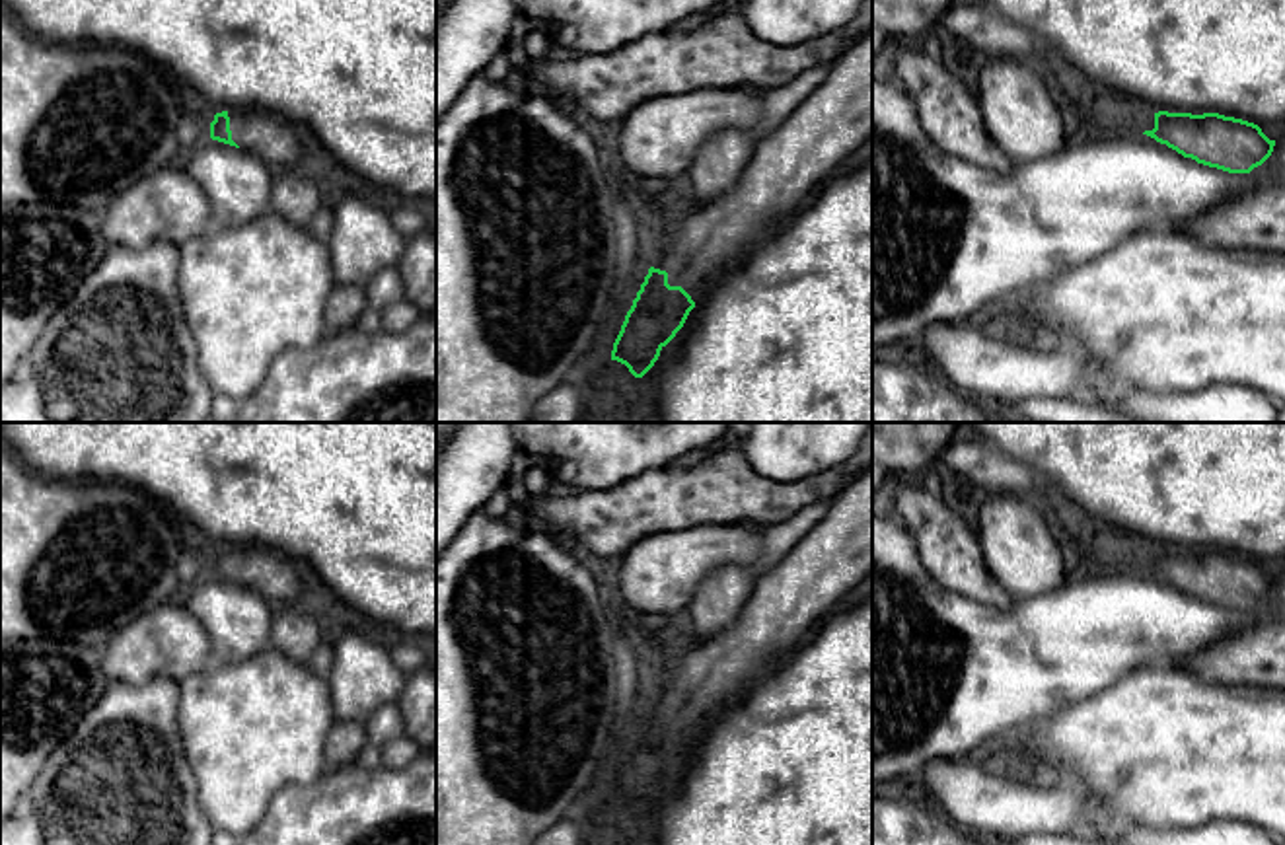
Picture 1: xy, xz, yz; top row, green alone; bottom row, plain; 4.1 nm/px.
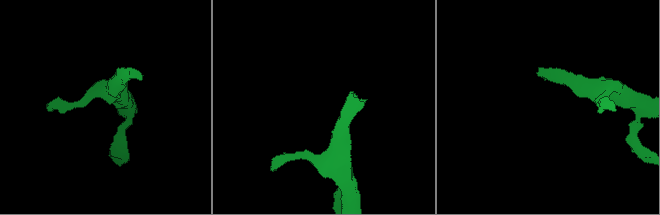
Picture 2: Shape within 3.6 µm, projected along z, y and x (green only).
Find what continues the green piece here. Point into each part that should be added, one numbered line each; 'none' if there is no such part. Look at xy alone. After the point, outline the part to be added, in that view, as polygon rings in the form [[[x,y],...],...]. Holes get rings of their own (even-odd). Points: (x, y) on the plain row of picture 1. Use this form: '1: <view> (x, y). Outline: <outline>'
1: xy (269, 573). Outline: [[[228,545],[232,576],[273,606],[292,606],[302,594],[294,561],[263,545]]]

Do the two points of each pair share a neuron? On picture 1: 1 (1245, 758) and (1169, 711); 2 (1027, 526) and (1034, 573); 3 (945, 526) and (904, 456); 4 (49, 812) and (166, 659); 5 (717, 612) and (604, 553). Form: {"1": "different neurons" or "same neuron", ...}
{"1": "same neuron", "2": "same neuron", "3": "different neurons", "4": "different neurons", "5": "different neurons"}

